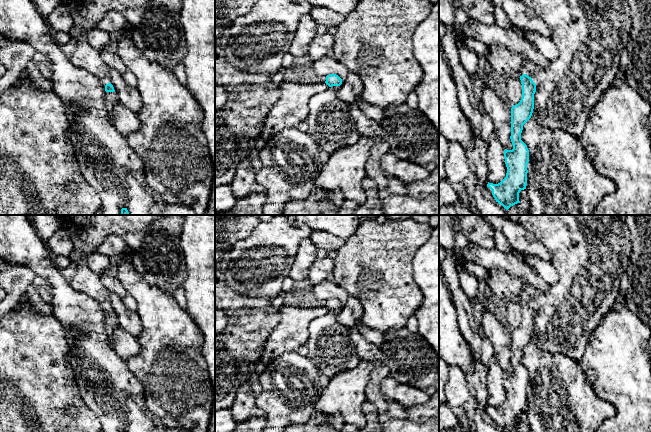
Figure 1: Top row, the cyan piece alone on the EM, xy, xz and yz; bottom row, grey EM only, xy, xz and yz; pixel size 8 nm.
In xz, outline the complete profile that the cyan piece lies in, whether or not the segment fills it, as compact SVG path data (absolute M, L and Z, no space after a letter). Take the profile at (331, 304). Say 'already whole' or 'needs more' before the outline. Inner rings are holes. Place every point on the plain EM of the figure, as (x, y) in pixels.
needs more; M336 298L326 300L329 312L309 325L308 358L320 375L329 378L356 368L361 359L349 337L349 328L337 320L342 303Z

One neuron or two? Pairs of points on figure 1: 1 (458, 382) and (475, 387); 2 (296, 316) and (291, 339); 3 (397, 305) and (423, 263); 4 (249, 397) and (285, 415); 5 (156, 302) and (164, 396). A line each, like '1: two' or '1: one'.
1: two
2: one
3: two
4: two
5: one

